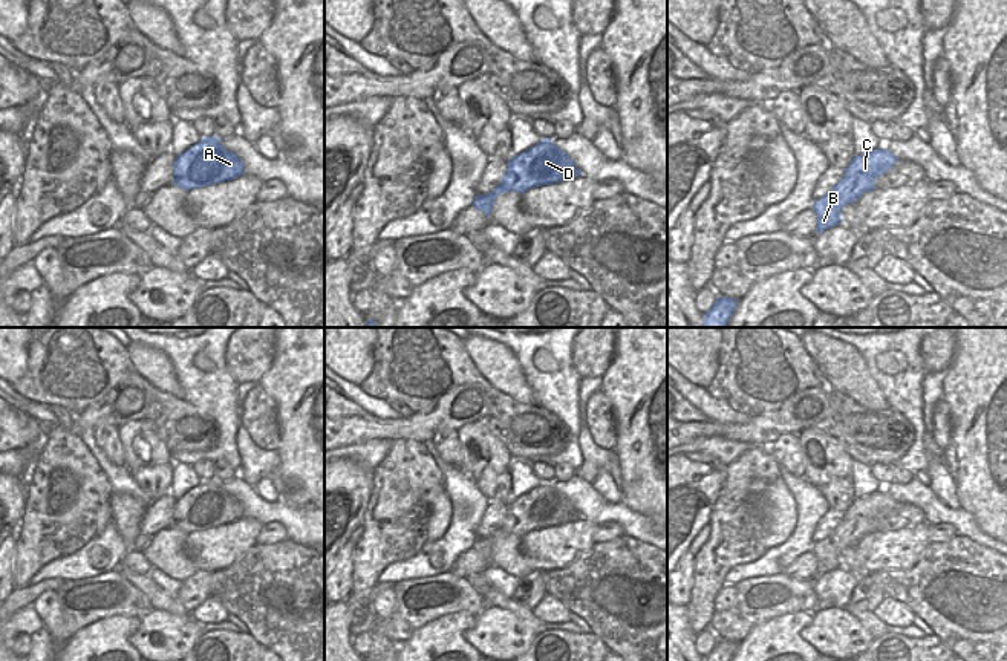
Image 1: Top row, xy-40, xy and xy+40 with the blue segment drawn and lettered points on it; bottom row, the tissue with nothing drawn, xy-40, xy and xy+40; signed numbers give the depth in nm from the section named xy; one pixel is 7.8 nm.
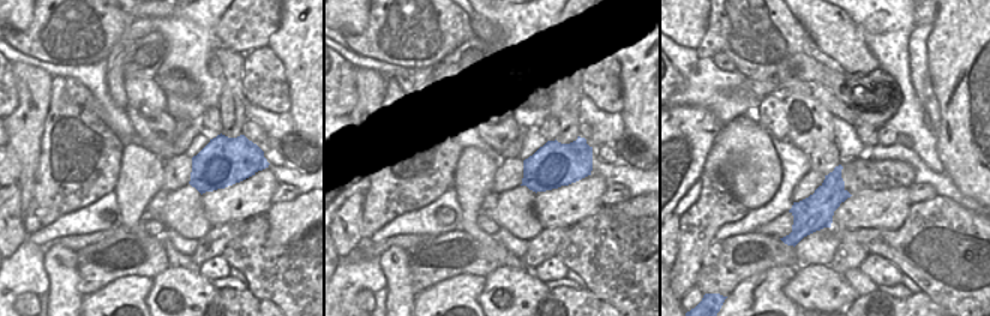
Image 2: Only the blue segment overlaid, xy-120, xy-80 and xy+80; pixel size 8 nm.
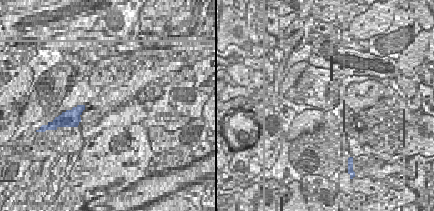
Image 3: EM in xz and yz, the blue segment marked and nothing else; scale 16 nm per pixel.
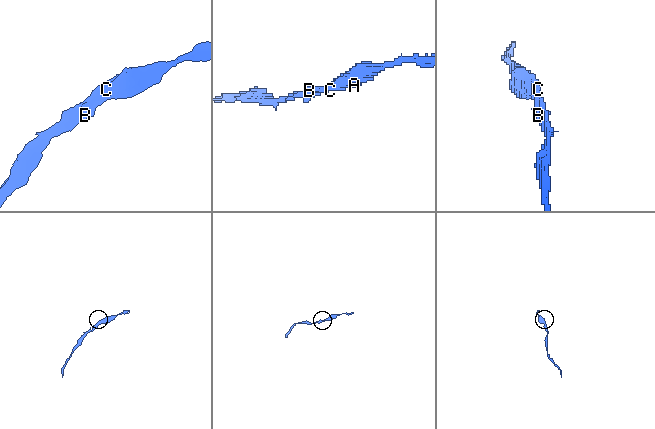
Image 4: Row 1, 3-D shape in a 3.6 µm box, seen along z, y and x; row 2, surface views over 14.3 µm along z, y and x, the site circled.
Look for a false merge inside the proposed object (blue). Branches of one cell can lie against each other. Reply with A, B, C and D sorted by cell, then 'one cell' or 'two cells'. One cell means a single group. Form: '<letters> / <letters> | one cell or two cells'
A B C D | one cell

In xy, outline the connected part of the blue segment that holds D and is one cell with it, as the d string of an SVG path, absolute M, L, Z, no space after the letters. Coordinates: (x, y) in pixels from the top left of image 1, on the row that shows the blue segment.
M543 138L534 147L513 156L502 182L491 193L474 197L471 205L490 217L491 207L500 193L522 194L530 188L578 177L582 173L575 162L551 139Z

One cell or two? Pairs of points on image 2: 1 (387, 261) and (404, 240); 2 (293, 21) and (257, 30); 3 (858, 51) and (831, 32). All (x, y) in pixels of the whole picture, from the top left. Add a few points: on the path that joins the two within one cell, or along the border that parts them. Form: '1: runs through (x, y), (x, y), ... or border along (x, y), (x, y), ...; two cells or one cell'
1: border along (405, 249), (390, 246), (378, 256); two cells
2: border along (282, 15), (281, 24), (270, 35), (266, 45); two cells
3: runs through (852, 51), (837, 36); one cell

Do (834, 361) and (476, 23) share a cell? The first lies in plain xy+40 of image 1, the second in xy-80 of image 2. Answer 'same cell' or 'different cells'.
same cell

